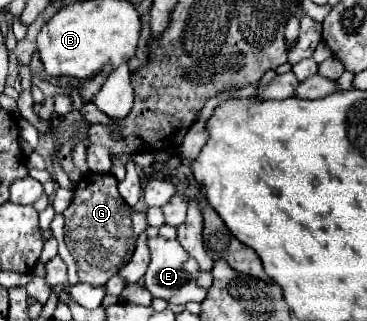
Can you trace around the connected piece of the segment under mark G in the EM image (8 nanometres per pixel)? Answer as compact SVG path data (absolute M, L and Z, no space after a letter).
M84 173L74 189L74 199L64 211L66 231L64 241L78 263L78 275L82 283L106 285L106 281L124 267L136 247L136 239L148 229L144 213L130 209L118 193L118 181L112 173Z

